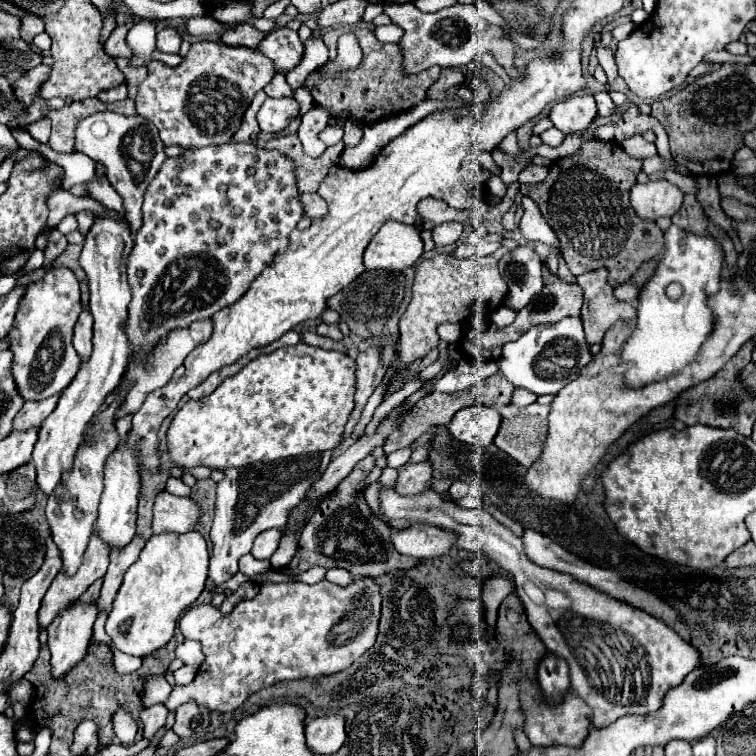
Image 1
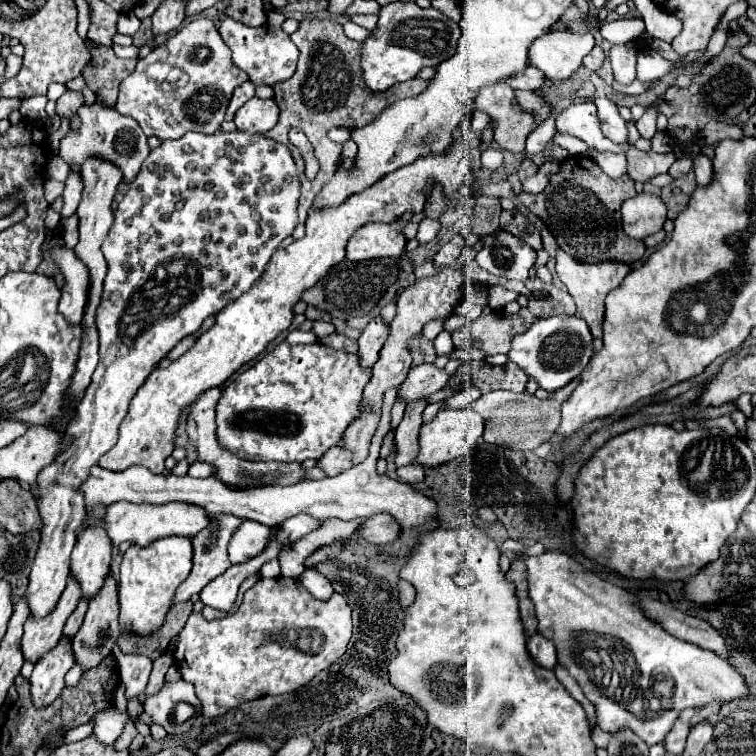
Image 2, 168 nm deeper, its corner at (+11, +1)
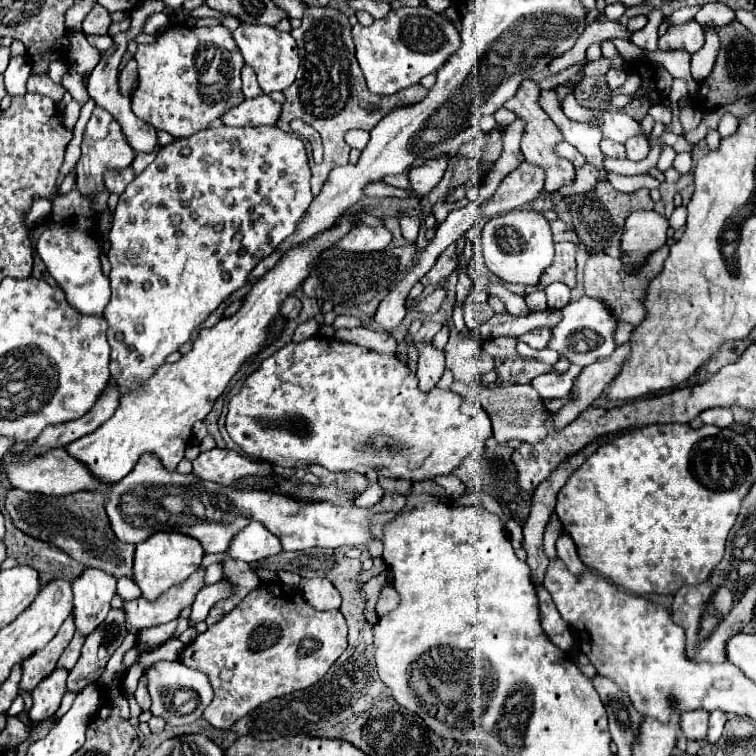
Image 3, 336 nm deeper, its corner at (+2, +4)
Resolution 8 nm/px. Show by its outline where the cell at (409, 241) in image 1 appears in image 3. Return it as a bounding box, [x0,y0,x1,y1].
[340,226,392,252]

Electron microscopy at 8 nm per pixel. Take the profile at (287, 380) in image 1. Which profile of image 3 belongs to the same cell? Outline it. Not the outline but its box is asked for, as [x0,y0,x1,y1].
[226,336,492,482]

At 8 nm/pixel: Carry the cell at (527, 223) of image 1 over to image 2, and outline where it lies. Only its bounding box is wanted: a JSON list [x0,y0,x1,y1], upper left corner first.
[557,251,631,337]

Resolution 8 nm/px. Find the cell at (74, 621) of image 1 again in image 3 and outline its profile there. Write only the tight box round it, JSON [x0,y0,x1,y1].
[30,668,68,722]

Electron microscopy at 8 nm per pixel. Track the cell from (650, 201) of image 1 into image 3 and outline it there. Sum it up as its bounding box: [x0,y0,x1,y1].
[622,210,670,264]

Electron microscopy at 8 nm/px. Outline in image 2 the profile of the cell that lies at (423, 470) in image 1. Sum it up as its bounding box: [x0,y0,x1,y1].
[395,397,427,467]

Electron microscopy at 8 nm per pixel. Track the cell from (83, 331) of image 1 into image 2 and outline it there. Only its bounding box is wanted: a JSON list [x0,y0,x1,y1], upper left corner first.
[49,247,89,323]

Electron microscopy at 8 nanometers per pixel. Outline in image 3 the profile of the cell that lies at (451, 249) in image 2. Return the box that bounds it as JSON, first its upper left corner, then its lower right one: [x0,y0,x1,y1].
[420,242,458,286]

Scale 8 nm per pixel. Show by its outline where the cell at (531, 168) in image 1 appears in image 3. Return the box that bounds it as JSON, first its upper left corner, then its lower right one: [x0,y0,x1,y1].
[558,164,606,196]

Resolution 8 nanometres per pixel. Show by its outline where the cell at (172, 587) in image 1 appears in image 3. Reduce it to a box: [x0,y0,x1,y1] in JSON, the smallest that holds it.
[134,532,204,600]

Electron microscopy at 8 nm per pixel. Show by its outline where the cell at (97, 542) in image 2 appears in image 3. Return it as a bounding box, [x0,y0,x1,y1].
[72,568,116,636]

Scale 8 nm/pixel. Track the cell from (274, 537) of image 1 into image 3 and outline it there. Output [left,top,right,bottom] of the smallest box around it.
[204,520,282,564]

